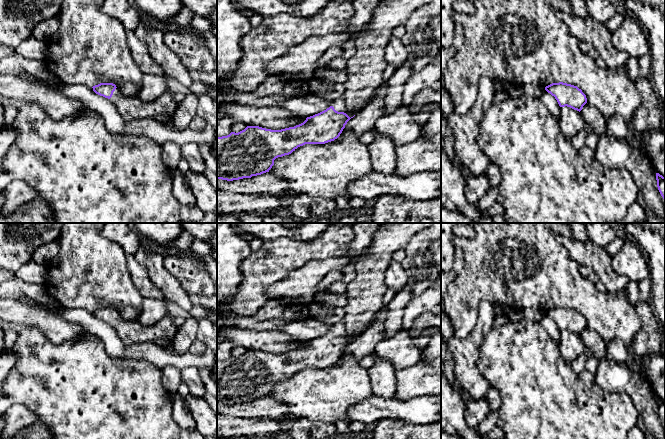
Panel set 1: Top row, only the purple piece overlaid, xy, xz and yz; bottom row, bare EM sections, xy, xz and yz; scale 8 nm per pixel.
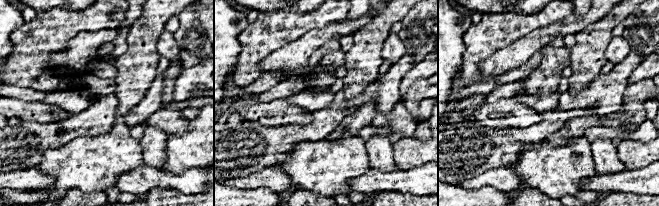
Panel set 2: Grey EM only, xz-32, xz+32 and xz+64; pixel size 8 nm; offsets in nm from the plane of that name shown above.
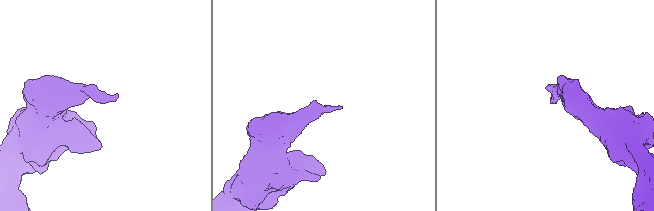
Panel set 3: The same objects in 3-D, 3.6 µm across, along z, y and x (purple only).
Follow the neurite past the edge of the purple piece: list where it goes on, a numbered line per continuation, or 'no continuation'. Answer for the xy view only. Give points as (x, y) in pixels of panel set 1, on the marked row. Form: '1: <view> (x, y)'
1: xy (130, 108)

